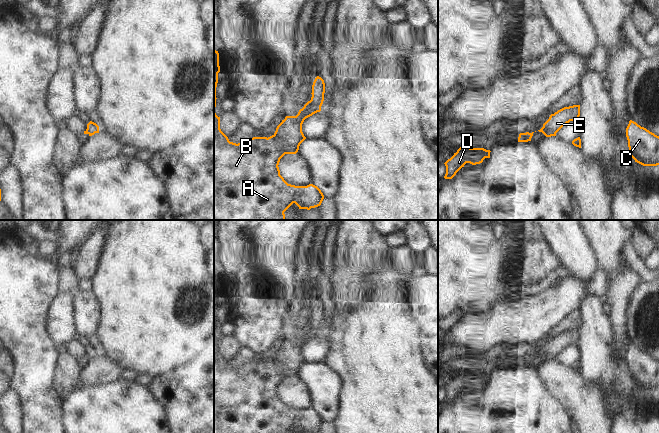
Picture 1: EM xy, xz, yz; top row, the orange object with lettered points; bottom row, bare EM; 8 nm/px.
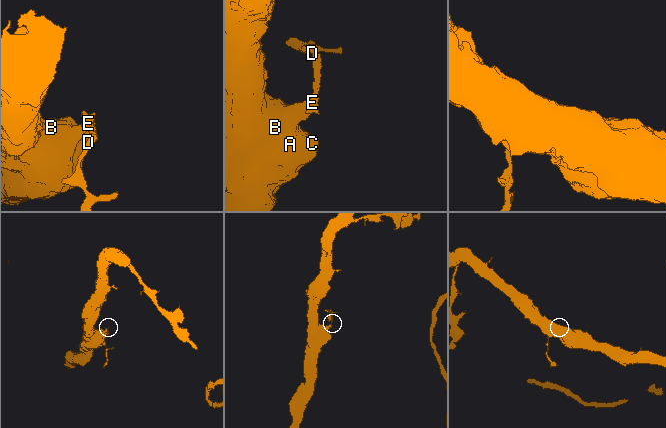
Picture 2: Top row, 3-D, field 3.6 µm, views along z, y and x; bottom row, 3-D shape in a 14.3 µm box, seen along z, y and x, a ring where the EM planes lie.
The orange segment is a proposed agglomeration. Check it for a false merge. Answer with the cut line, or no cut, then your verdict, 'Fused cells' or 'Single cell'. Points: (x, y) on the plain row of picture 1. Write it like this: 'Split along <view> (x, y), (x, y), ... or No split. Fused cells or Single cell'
Split along xz (310, 324), (311, 330), (305, 338), (305, 342). Fused cells

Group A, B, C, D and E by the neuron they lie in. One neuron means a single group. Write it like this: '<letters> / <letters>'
A B C / D E

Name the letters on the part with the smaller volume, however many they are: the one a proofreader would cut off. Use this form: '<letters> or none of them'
D, E

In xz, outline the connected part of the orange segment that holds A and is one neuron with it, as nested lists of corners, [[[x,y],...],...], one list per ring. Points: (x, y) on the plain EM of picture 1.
[[[214,273],[214,433],[288,433],[295,427],[299,433],[311,433],[321,429],[324,419],[313,409],[288,408],[280,399],[279,386],[285,378],[296,378],[306,363],[302,348],[308,333],[308,325],[296,340],[286,340],[270,361],[253,361],[241,367],[230,366],[220,353],[220,341],[215,337],[216,311],[218,307],[219,277]]]

